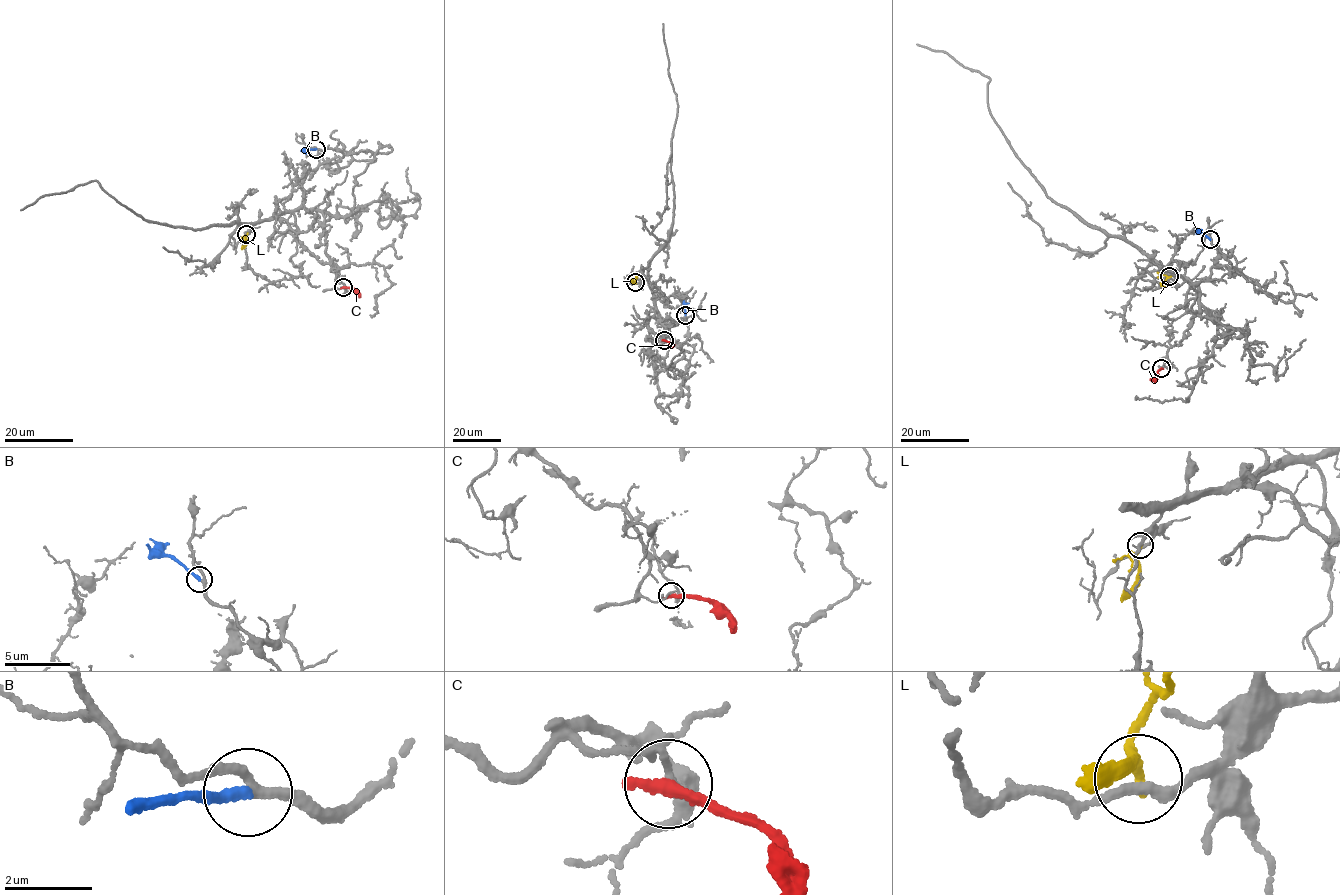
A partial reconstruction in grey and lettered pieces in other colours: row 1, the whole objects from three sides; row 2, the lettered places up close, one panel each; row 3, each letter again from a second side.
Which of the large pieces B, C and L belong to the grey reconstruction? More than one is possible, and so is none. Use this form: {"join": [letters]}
{"join": ["B"]}

